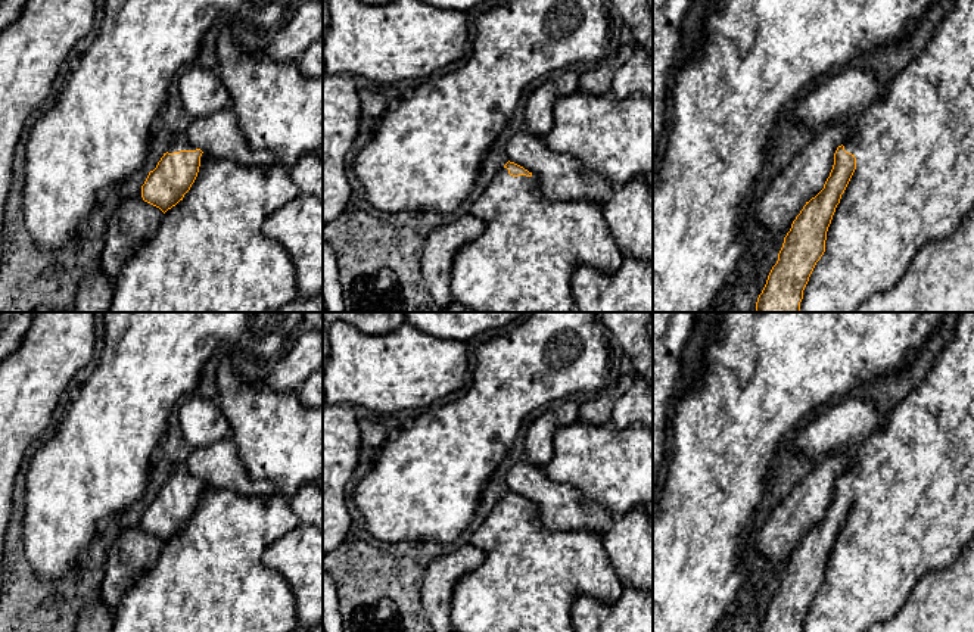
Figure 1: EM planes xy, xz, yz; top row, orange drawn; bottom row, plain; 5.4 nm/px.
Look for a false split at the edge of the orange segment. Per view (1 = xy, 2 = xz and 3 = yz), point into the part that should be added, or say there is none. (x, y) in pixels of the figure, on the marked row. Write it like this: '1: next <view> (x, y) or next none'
1: next xy (208, 255)
2: next xz (531, 248)
3: next yz (914, 181)

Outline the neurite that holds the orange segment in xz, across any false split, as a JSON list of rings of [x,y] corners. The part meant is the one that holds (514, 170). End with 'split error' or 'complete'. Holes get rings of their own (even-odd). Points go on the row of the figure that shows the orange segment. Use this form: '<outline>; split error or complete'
[[[510,161],[470,214],[483,221],[485,231],[455,255],[451,295],[472,312],[575,312],[573,274],[585,265],[612,273],[625,258],[603,206],[588,200],[547,199],[539,193],[536,177]]]; split error

